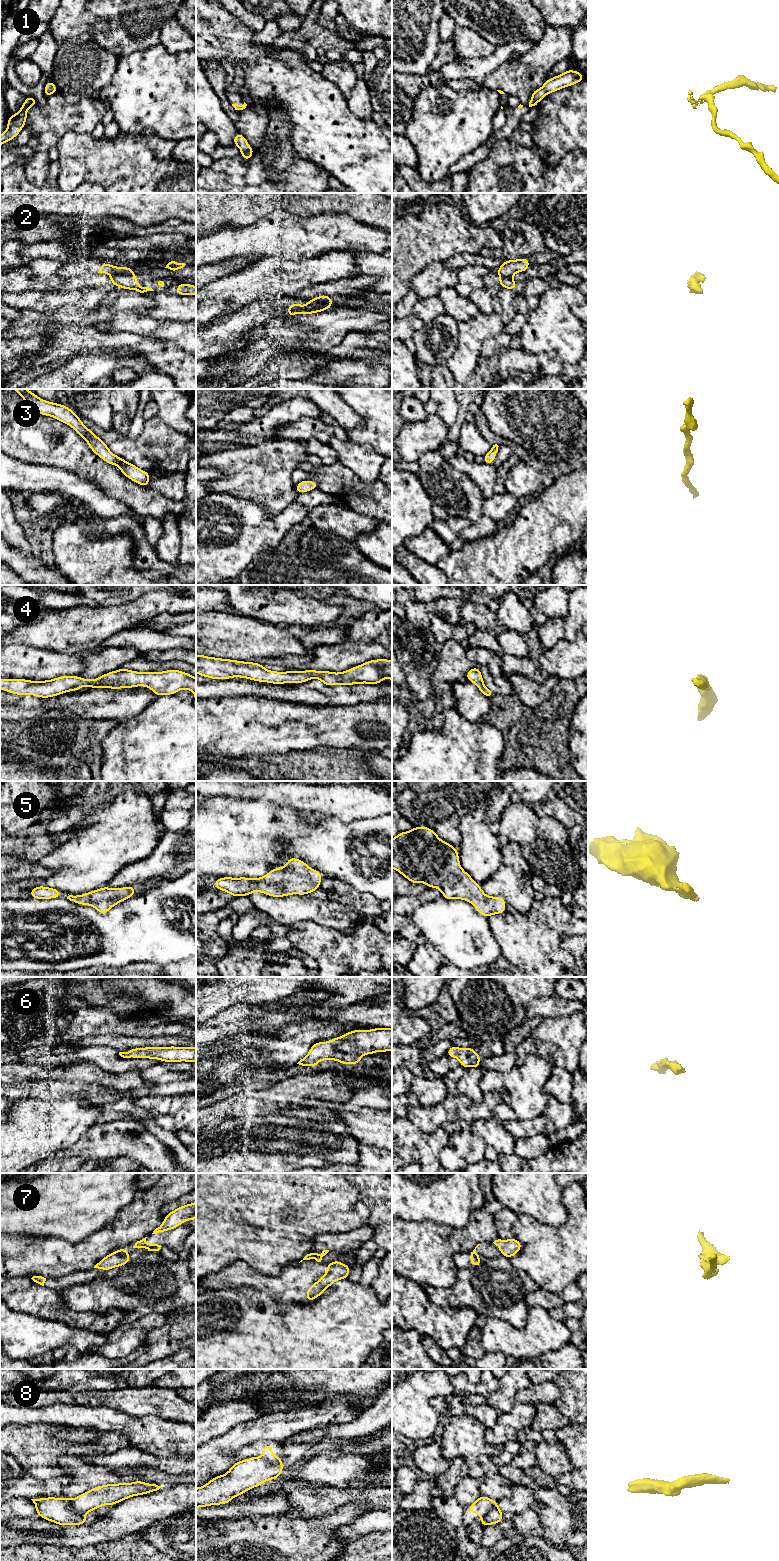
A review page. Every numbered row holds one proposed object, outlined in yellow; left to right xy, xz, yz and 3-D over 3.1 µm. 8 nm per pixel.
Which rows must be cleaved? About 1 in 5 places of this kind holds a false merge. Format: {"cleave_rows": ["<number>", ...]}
{"cleave_rows": ["2", "7", "8"]}

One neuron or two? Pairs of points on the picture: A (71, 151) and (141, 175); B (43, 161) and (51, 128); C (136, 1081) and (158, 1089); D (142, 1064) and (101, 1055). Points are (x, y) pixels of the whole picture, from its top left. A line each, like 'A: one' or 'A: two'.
A: one
B: one
C: two
D: one

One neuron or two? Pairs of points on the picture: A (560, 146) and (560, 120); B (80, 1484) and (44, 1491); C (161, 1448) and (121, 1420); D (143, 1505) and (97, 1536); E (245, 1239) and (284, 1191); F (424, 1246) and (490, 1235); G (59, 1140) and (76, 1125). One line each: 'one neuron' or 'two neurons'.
A: one neuron
B: two neurons
C: one neuron
D: one neuron
E: one neuron
F: one neuron
G: one neuron

